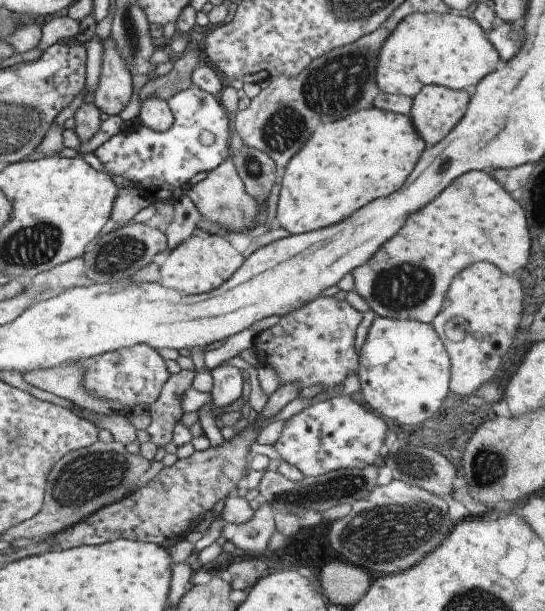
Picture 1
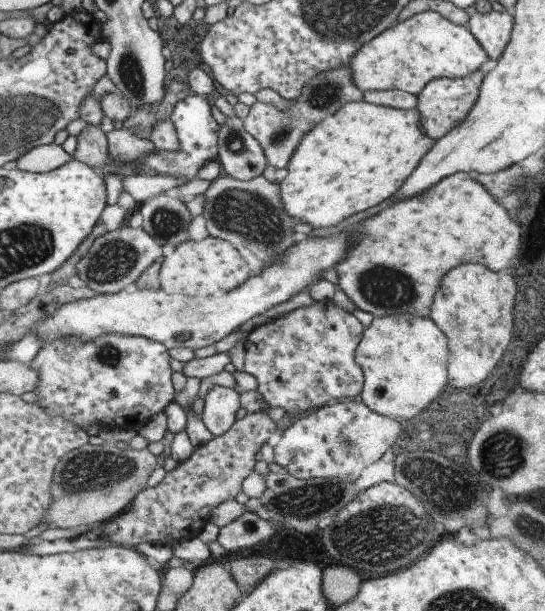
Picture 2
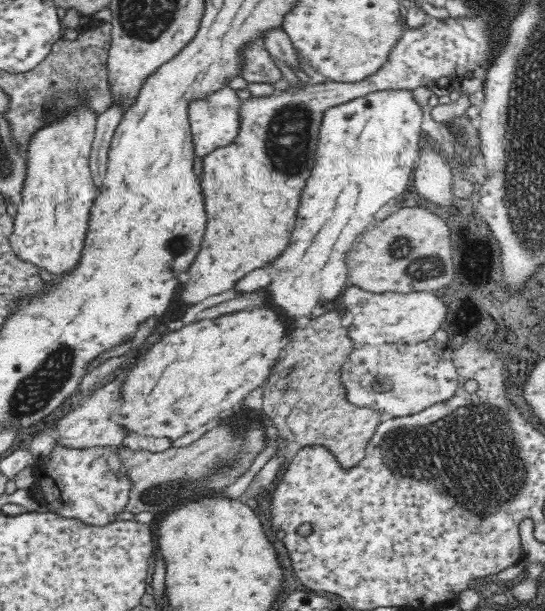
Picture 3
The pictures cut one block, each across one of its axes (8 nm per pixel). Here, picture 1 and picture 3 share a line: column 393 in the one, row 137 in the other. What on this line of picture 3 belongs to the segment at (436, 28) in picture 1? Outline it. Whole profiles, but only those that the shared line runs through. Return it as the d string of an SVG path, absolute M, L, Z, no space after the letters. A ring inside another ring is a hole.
M78 102L64 118L58 122L40 128L36 134L30 136L28 150L24 152L26 158L26 182L22 186L22 204L14 216L14 230L10 234L10 246L14 254L34 266L46 268L52 276L62 276L72 272L80 258L86 244L86 234L90 228L90 208L98 198L98 188L92 182L92 168L90 168L90 152L96 138L96 118L88 104Z

